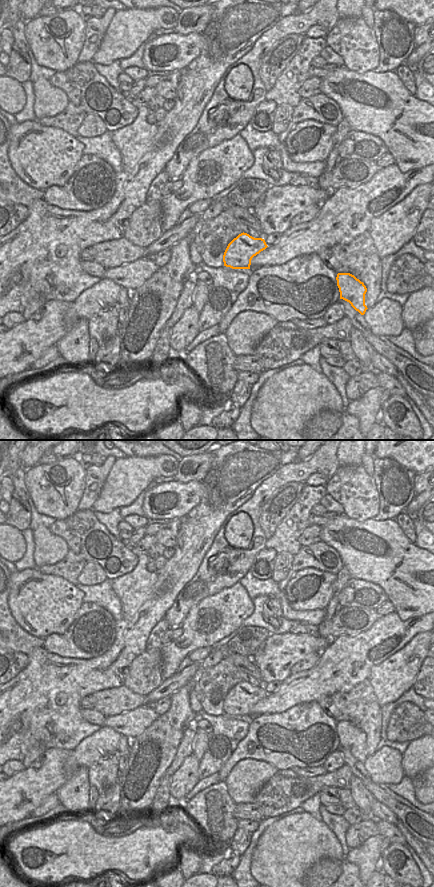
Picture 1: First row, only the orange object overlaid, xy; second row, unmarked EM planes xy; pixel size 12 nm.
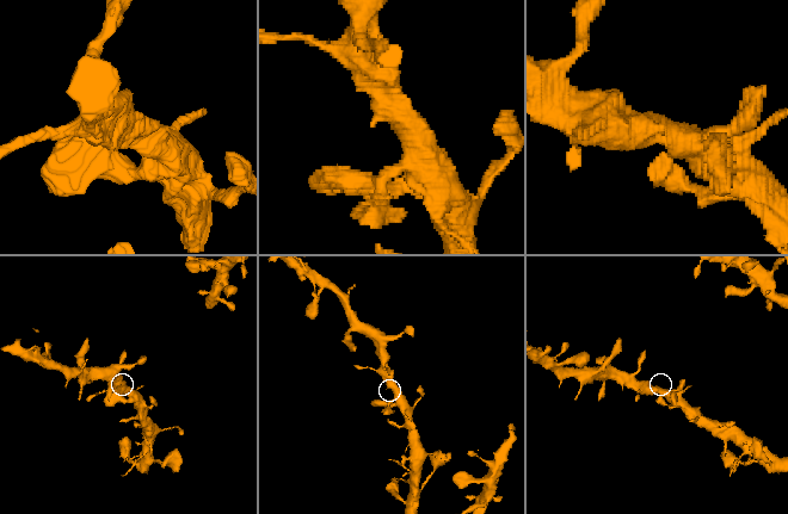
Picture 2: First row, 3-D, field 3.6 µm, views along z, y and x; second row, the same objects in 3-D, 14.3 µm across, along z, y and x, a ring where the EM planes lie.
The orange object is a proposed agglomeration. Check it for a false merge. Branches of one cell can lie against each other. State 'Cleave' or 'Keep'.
Keep

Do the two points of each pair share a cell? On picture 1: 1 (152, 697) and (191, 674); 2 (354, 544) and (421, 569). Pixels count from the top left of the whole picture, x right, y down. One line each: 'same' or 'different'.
1: same
2: same

